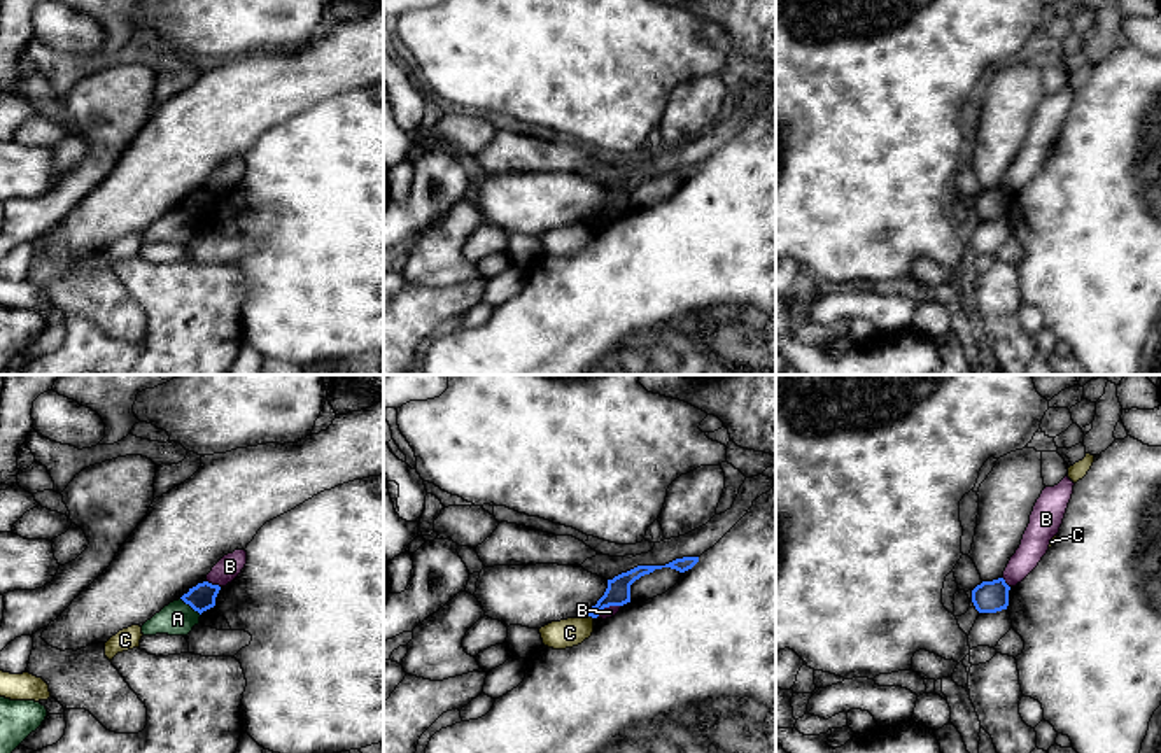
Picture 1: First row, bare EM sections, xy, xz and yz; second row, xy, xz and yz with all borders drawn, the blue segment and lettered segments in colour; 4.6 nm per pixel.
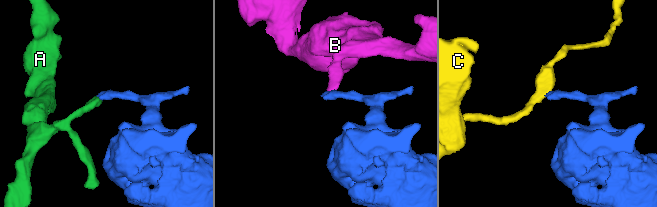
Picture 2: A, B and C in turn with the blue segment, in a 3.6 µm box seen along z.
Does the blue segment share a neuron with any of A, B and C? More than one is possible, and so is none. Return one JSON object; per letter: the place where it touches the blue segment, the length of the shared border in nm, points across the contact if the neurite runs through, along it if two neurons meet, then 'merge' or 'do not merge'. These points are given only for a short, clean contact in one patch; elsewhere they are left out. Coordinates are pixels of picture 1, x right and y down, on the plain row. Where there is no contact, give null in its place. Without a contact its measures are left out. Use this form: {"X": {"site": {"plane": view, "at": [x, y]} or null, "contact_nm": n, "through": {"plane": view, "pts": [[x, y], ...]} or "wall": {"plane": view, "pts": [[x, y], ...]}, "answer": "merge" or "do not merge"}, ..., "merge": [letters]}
{"A": {"site": {"plane": "xy", "at": [191, 214]}, "contact_nm": 130, "wall": {"plane": "xy", "pts": [[181, 205], [200, 223]]}, "answer": "do not merge"}, "B": {"site": {"plane": "xz", "at": [608, 214]}, "contact_nm": 130, "wall": {"plane": "xz", "pts": [[620, 212], [610, 212], [596, 225]]}, "answer": "do not merge"}, "C": {"site": {"plane": "xz", "at": [591, 223]}, "contact_nm": 30, "wall": {"plane": "xz", "pts": [[589, 223], [592, 226]]}, "answer": "do not merge"}, "merge": []}

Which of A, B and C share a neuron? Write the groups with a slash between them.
A / B / C

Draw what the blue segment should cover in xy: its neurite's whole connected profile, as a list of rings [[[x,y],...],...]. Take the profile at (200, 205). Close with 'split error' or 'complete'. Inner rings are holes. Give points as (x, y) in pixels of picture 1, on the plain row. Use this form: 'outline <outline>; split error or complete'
outline [[[203,189],[189,196],[189,200],[184,201],[180,207],[201,222],[203,219],[215,214],[215,205],[219,198],[221,198],[219,193]]]; complete

